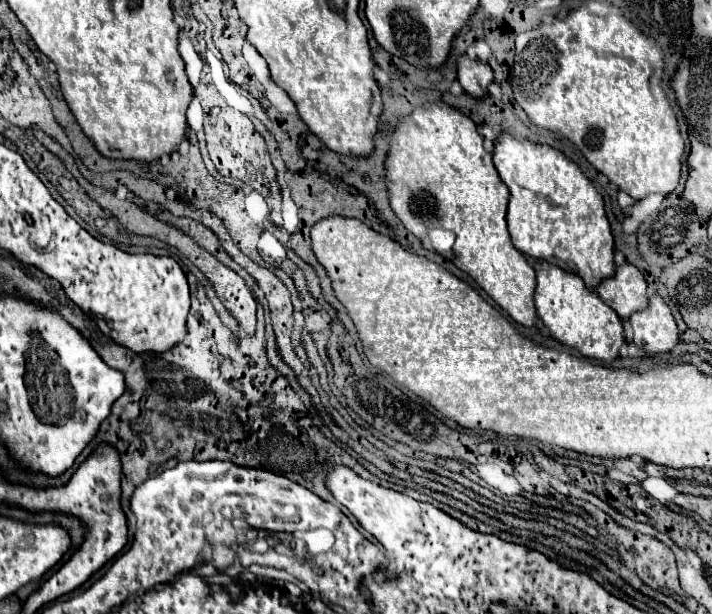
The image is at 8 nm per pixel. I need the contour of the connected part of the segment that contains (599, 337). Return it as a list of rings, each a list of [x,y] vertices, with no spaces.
[[[536,261],[534,267],[538,279],[534,303],[552,337],[566,347],[578,349],[588,359],[612,363],[620,355],[620,347],[624,343],[624,327],[616,311],[604,305],[598,293],[588,289],[578,275],[566,273],[560,267],[552,267],[546,261]]]

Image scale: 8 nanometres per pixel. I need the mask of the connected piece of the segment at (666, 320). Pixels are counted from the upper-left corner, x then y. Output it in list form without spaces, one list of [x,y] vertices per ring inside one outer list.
[[[654,295],[650,297],[648,309],[642,313],[634,313],[630,317],[634,329],[634,343],[648,355],[670,353],[678,343],[678,327],[676,321],[666,307],[664,299]]]

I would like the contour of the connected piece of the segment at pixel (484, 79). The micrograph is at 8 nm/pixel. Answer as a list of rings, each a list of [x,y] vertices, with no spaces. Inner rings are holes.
[[[466,55],[458,59],[458,81],[464,91],[474,99],[484,99],[488,95],[488,85],[492,83],[494,73],[490,65],[482,61],[472,61]]]

